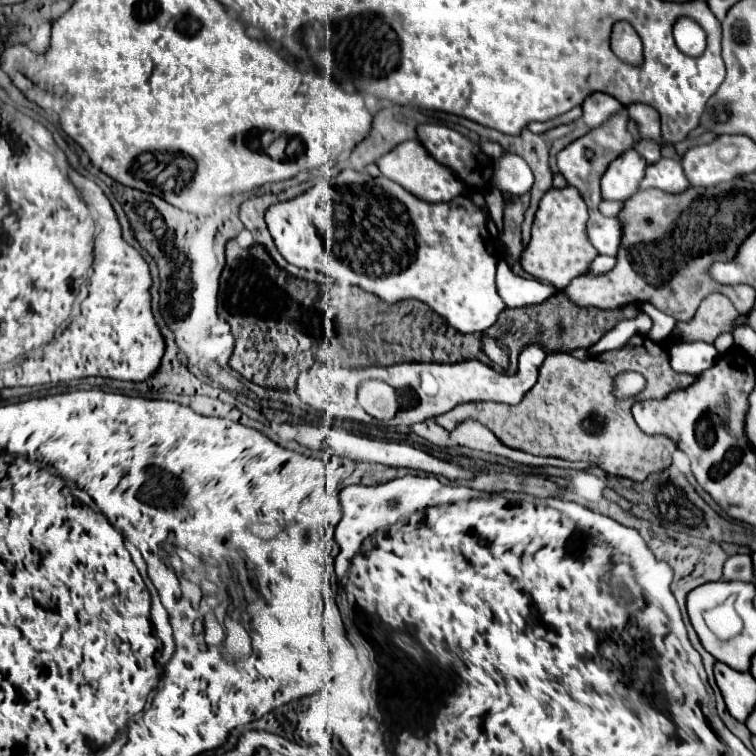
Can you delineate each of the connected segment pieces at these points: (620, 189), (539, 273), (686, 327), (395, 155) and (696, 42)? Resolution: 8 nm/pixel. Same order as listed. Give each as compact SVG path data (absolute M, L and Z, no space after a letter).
M634 147L618 155L602 177L604 201L608 199L624 201L630 195L634 195L634 191L638 191L638 183L642 181L646 167L648 167L648 161Z
M568 185L562 189L554 187L548 189L540 201L532 225L532 241L522 251L520 257L524 271L548 283L554 283L556 289L564 289L574 277L582 275L598 255L596 247L588 239L586 223L588 223L588 207L576 187Z
M708 295L696 311L696 315L686 323L676 323L672 339L676 341L704 341L712 343L722 331L732 331L732 323L738 317L734 305L726 295Z
M405 141L388 152L379 160L379 169L381 174L396 183L400 183L402 187L406 187L410 193L414 193L416 197L430 201L430 203L444 203L454 199L456 195L462 193L464 185L462 181L454 175L454 171L450 171L446 165L438 163L434 157L428 155L428 151L424 149L424 145L420 141Z
M680 17L674 23L674 39L678 49L688 57L698 57L706 49L706 33L690 17Z

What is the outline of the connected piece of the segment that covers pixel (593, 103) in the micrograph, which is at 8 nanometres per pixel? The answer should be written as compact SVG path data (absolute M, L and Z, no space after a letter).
M594 91L582 103L582 111L584 111L582 119L588 127L596 127L596 125L600 125L600 121L608 119L614 111L620 111L620 107L622 105L612 95Z

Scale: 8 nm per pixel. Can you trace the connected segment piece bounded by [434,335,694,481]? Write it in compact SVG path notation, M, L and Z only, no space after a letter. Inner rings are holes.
M634 335L624 347L593 355L588 361L578 361L566 353L548 355L538 369L534 389L518 405L470 401L434 417L434 421L450 431L462 421L474 419L484 423L508 447L530 451L532 455L586 461L606 473L644 481L650 473L664 471L670 465L676 445L666 437L650 437L640 431L632 417L632 405L644 399L664 399L676 387L690 383L694 383L694 377L670 371L668 351L660 343L650 341L646 335ZM620 371L640 371L646 377L646 389L622 403L612 395L612 383Z

